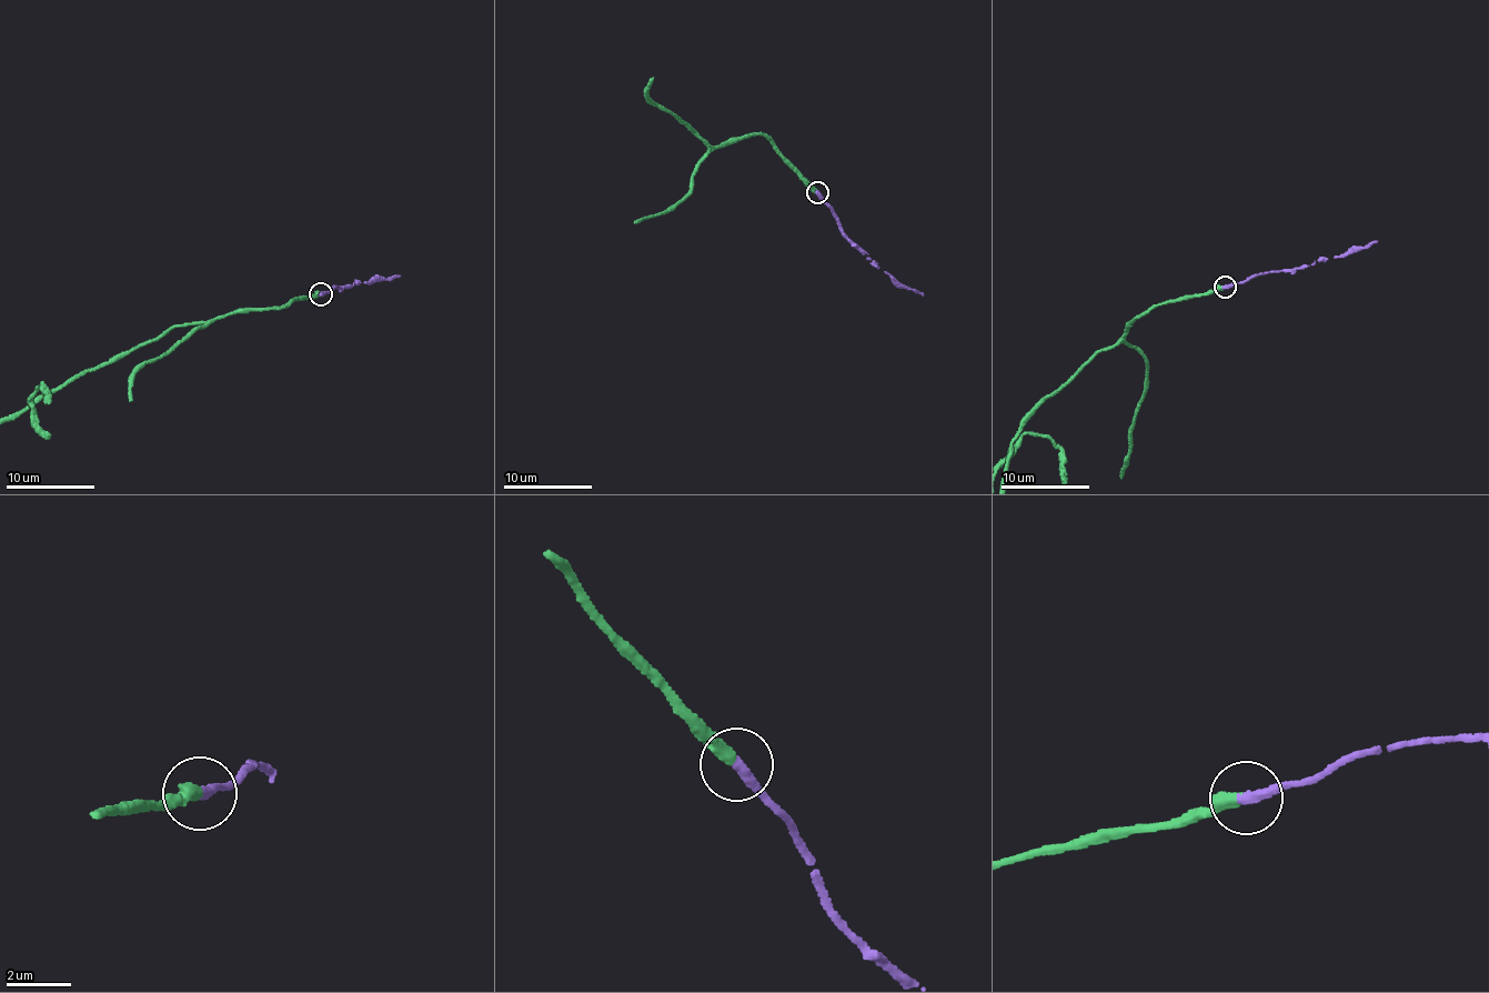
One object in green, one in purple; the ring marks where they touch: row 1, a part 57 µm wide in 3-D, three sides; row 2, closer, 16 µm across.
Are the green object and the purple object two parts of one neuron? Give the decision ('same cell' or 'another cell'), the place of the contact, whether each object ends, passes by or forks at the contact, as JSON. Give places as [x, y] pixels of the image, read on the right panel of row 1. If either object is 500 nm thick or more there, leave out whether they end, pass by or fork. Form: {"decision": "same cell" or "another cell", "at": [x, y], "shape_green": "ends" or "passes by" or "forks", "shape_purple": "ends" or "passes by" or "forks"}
{"decision": "same cell", "at": [1225, 287], "shape_green": "ends", "shape_purple": "ends"}

